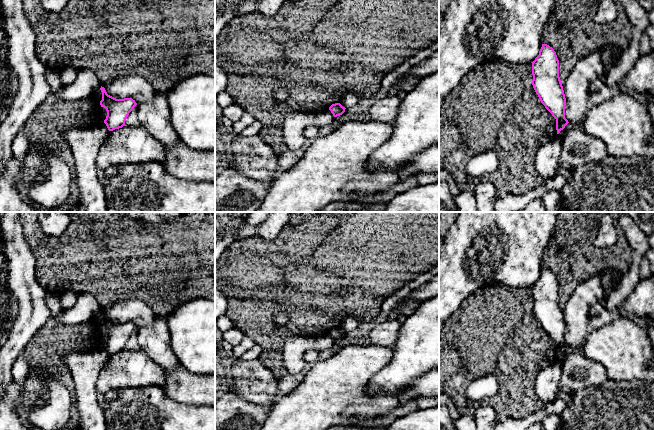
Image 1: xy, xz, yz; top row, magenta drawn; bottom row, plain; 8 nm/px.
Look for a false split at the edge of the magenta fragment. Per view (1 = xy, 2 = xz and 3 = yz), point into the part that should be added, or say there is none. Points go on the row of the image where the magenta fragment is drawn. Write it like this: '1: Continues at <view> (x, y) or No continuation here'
1: No continuation here
2: No continuation here
3: No continuation here

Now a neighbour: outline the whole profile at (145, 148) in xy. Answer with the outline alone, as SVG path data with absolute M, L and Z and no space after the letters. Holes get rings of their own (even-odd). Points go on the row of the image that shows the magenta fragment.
M142 125L123 126L109 132L96 158L96 167L105 170L112 165L162 162L165 145Z

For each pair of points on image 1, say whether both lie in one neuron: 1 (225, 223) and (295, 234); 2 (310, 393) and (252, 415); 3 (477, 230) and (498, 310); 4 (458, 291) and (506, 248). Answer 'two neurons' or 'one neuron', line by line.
1: two neurons
2: two neurons
3: two neurons
4: one neuron

